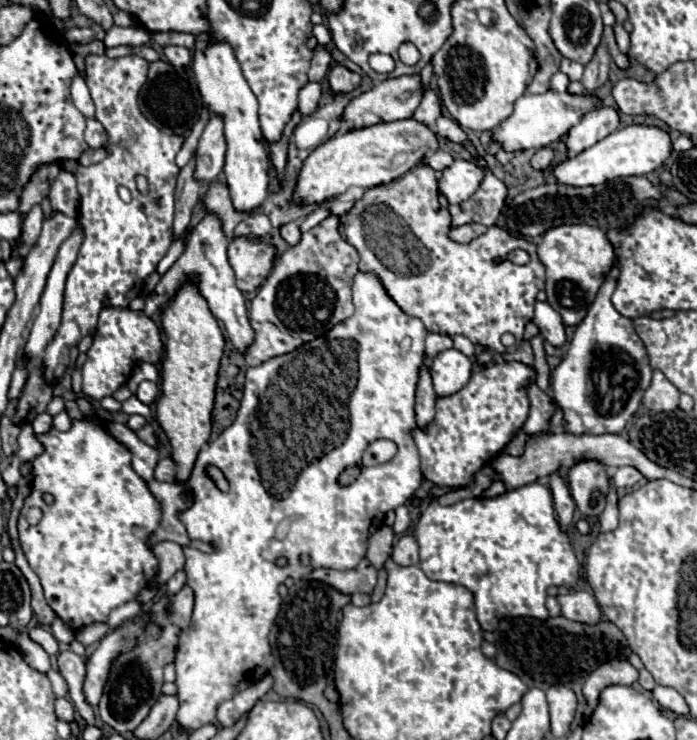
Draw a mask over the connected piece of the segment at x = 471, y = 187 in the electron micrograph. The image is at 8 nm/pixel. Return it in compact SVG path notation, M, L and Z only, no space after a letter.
M454 160L438 180L438 192L446 196L448 204L468 200L482 182L482 170L472 160Z

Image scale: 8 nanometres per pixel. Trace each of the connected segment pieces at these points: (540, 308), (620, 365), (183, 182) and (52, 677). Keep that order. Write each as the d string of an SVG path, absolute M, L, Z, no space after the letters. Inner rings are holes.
M536 302L532 322L540 328L540 334L552 344L562 346L566 342L566 334L562 328L562 318L548 302Z
M614 260L606 274L596 300L588 308L586 318L578 324L566 358L556 366L552 374L552 396L558 408L564 412L564 430L582 434L618 434L640 406L642 394L650 384L652 368L648 364L646 348L634 332L632 320L618 314L610 302L618 282L618 262Z
M194 158L188 162L188 166L184 166L178 174L178 186L176 186L176 214L174 214L174 224L172 224L172 232L174 232L174 240L178 240L188 224L190 224L190 216L194 206L200 200L200 190L204 188L204 184L198 184L198 180L194 180Z
M50 670L46 676L48 676L48 680L52 684L52 690L54 690L56 696L68 696L68 684L66 684L66 680L56 670Z

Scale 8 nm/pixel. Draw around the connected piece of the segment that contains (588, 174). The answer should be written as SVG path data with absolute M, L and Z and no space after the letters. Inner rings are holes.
M644 124L626 126L622 130L614 130L610 136L596 142L592 148L580 152L578 156L568 156L566 160L558 162L556 166L552 166L550 176L556 184L566 184L574 188L598 186L614 178L646 176L656 168L660 168L664 160L670 156L670 152L672 152L672 142L664 130L656 126L644 126Z

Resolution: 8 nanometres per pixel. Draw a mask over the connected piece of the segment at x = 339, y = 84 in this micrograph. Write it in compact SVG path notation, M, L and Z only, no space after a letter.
M334 64L328 72L328 82L330 82L332 92L336 92L336 94L352 92L360 84L360 74L352 72L340 64Z

